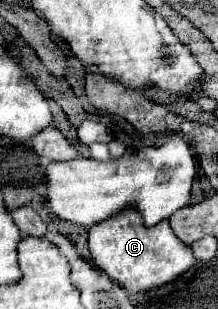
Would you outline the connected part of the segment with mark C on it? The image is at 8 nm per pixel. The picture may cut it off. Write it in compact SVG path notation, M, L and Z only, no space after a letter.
M123 208L119 216L111 220L103 220L103 224L95 224L89 228L89 250L93 262L119 286L129 292L145 292L157 288L165 282L175 280L185 270L195 264L195 256L189 246L177 240L167 220L147 228L143 218L133 208Z

